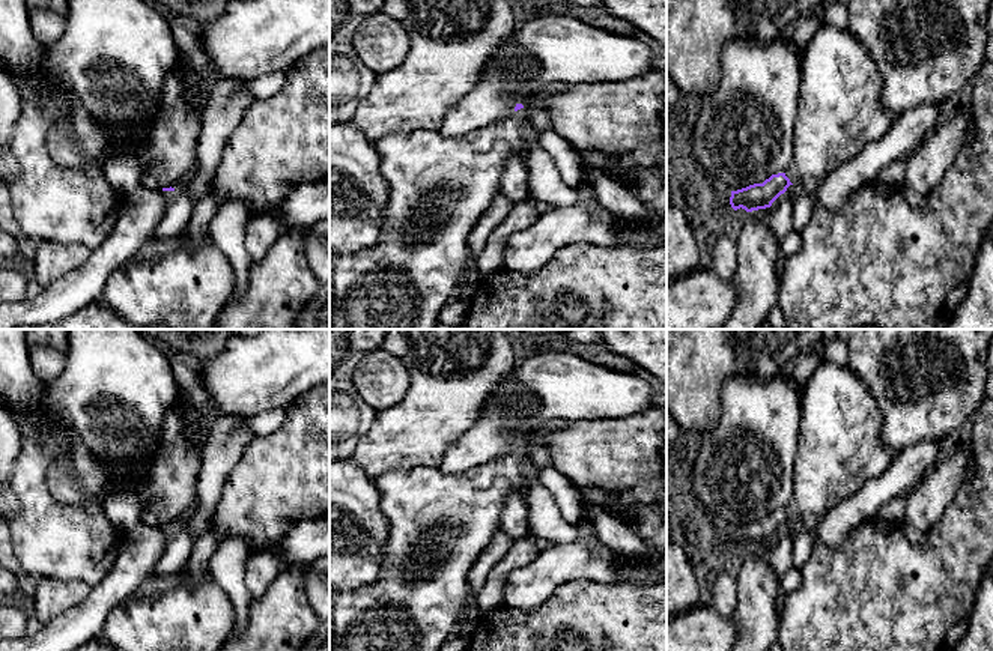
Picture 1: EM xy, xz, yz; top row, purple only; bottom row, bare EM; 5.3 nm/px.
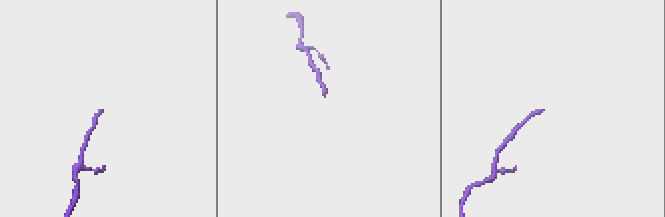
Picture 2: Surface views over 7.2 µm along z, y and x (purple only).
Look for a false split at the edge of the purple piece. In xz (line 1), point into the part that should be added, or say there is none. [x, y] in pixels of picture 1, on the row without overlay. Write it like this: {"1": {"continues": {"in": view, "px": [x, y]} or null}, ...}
{"1": {"continues": null}}

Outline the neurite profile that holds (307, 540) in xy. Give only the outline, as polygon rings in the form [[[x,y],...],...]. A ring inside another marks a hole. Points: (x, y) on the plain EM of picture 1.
[[[329,514],[293,523],[277,552],[283,565],[307,565],[329,556]]]

